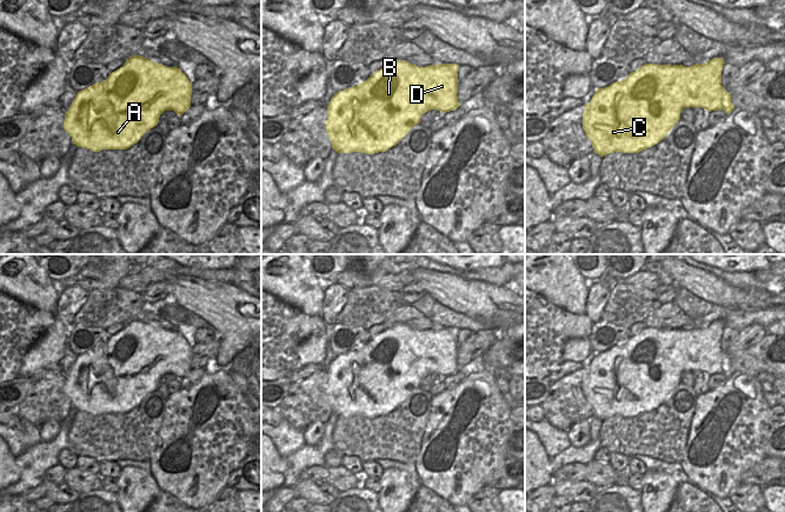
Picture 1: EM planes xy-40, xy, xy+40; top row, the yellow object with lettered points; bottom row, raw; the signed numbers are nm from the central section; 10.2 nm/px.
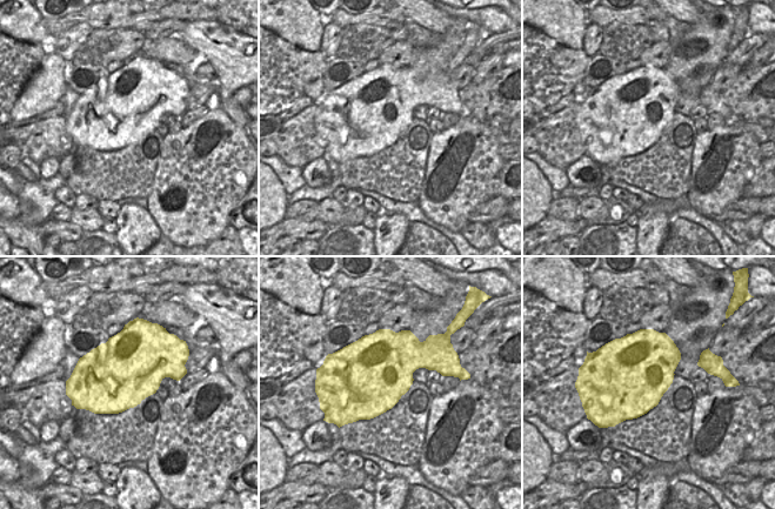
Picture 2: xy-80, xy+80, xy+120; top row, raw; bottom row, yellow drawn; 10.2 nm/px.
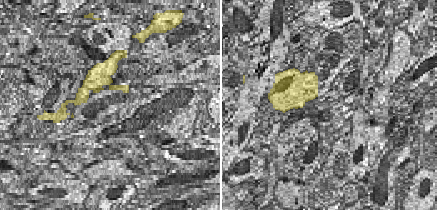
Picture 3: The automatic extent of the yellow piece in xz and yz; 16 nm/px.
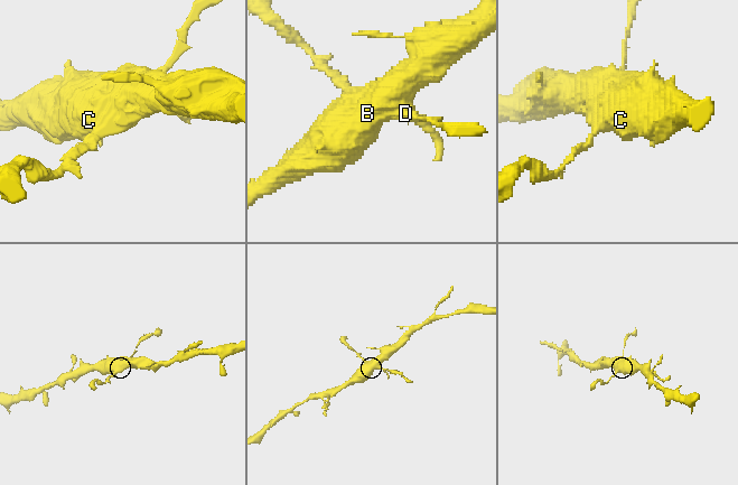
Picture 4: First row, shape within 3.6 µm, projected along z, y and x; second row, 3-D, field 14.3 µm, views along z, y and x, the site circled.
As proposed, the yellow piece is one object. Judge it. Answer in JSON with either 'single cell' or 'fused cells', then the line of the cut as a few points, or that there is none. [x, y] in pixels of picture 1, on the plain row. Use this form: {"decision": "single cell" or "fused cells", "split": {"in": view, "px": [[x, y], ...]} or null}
{"decision": "single cell", "split": null}

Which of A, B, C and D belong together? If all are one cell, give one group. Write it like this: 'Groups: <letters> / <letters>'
Groups: A B C D

